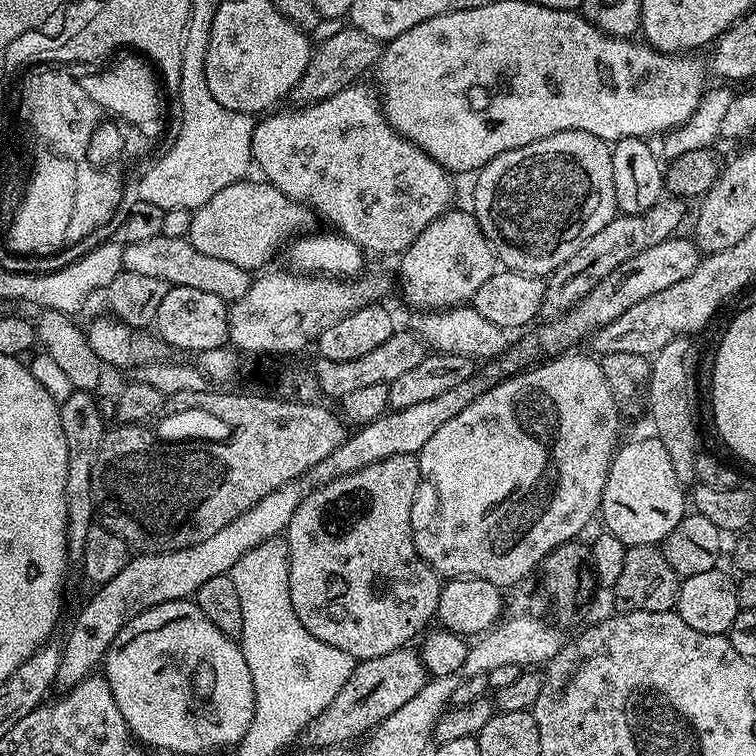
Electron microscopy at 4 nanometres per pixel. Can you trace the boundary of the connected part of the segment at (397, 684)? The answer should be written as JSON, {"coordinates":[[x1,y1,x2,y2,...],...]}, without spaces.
{"coordinates":[[408,646,382,654,382,658,359,661,350,678,346,678,346,686,338,690,334,702,330,702,330,706,326,706,326,710,322,710,322,714,318,714,318,718,311,720,304,729,303,743,309,748,334,748,347,745,347,740,359,741,369,730,390,718,394,710,402,710,402,706,422,690,428,679,419,651]]}

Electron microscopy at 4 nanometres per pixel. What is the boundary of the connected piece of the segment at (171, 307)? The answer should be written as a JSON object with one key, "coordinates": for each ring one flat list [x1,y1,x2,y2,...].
{"coordinates":[[172,286,169,287,166,298,162,298,162,306,158,306,154,332,169,349,181,348,189,354,223,348,229,343,228,310,229,305,218,298,218,294,190,286]]}

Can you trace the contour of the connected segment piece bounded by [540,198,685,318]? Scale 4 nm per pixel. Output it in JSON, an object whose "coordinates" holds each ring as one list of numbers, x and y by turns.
{"coordinates":[[661,198,644,213,632,215,617,214,606,223,598,233,594,234,569,258,559,269,547,277,544,285,544,297,540,307,540,316,555,318,577,304,610,270,618,270,622,262,634,258,634,254,642,254,642,250,650,250,650,246,658,246,658,242,671,240,677,235,676,227,684,220,685,201,680,198]]}

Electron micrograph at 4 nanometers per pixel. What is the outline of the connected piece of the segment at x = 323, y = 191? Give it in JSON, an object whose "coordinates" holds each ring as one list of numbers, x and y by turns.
{"coordinates":[[357,82,351,88,343,88,338,94,314,104,292,106,289,112,276,110,265,115,252,135,252,159,255,167,260,167,259,175,267,183,282,190,282,194,290,199,311,208,323,223,324,220,328,223,325,225,350,238,350,242,364,249,365,253,403,254,414,238,434,222,434,218,449,211,452,184,448,180,451,179,434,158,390,127,384,117,381,97,362,85]]}

